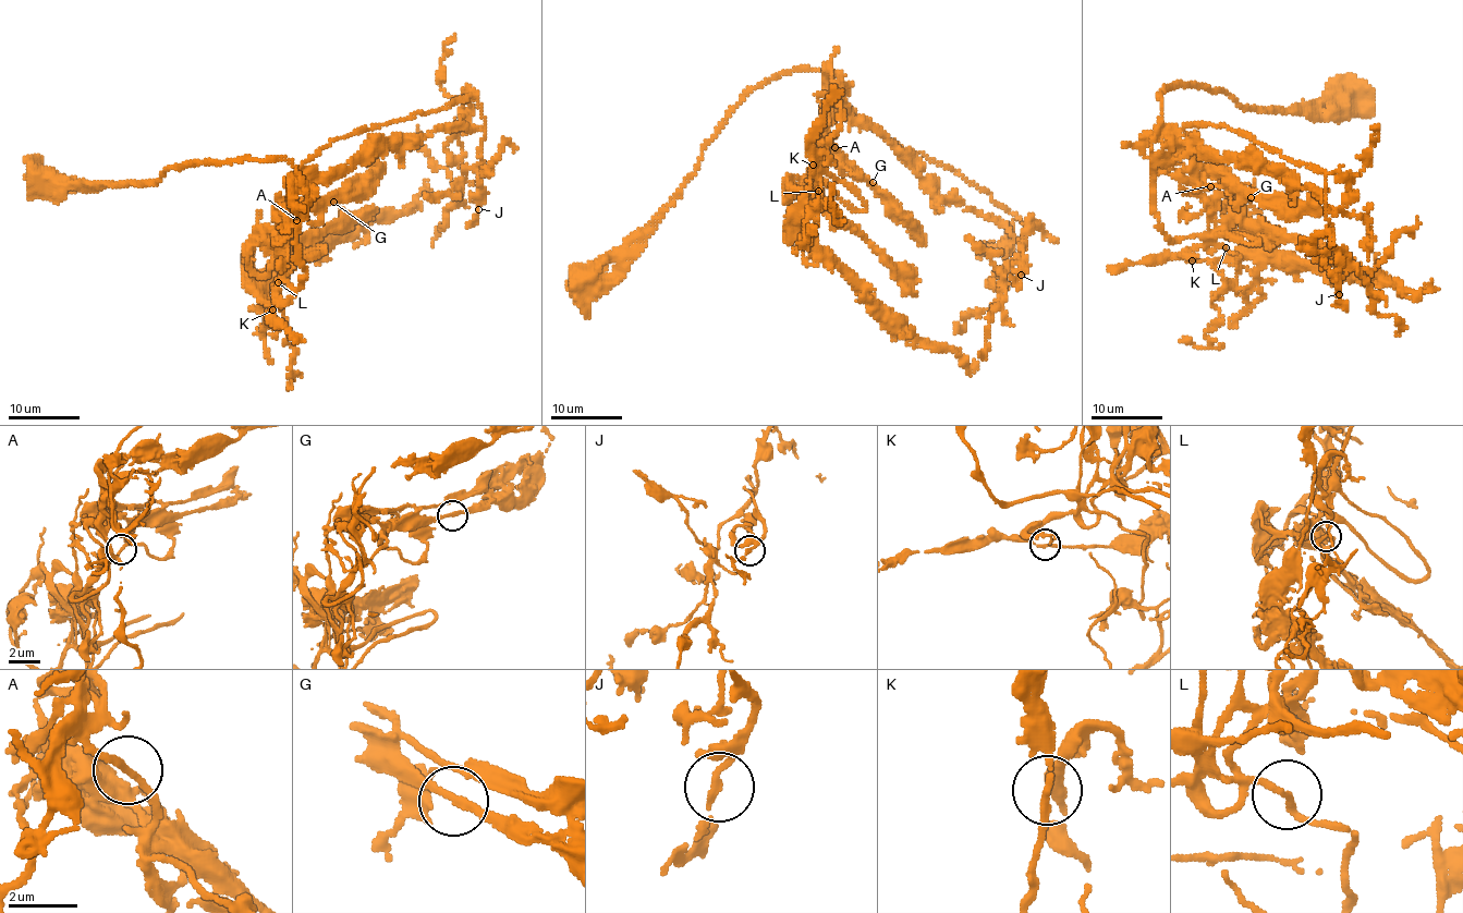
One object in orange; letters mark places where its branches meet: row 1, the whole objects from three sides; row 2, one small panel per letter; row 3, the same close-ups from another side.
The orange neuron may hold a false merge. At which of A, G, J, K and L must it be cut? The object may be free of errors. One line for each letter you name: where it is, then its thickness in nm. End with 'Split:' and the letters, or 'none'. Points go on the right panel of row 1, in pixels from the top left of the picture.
Split: none

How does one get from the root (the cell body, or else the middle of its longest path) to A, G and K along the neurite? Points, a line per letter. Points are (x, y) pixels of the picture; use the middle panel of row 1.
A: (584, 283), (665, 209), (722, 122), (757, 86), (796, 69), (842, 74), (826, 125), (836, 147)
G: (584, 283), (665, 209), (746, 94), (796, 69), (842, 74), (831, 120), (817, 135), (873, 182)
K: (584, 283), (665, 209), (746, 94), (796, 69), (843, 76), (818, 157), (819, 207), (807, 214), (813, 165)

